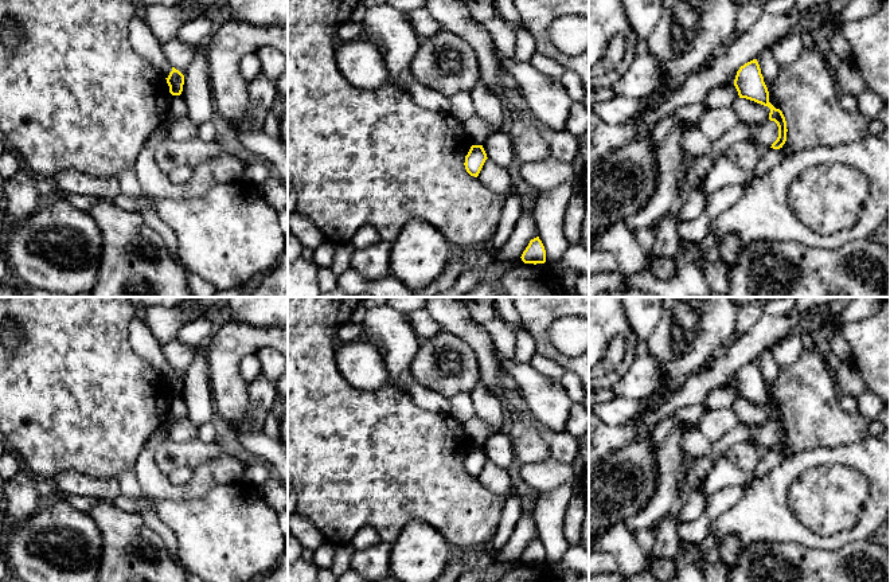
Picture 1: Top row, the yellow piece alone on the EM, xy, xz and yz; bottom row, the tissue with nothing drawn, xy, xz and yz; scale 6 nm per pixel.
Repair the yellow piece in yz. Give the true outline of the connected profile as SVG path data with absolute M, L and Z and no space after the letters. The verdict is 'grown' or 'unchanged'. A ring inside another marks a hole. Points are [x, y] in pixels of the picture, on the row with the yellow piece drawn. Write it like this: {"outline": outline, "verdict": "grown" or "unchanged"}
{"outline": "M753 59L739 67L734 79L734 86L738 91L739 98L754 101L770 109L769 120L774 121L778 126L778 137L770 148L782 148L786 141L786 121L782 112L780 109L776 109L769 102L769 91L764 82L764 77L761 74L757 59Z", "verdict": "unchanged"}

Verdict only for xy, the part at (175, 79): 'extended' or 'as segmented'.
as segmented

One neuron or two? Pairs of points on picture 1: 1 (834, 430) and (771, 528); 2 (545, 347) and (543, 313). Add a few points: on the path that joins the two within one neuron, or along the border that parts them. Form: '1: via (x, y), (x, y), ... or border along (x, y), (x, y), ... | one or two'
1: border along (854, 442), (804, 449), (793, 456) | two
2: via (542, 339), (542, 321) | one

